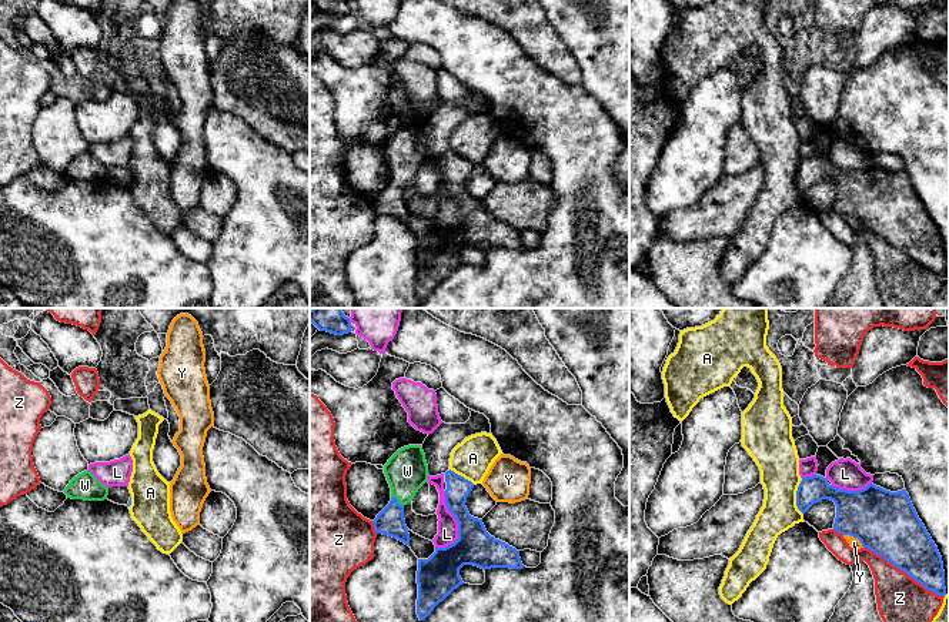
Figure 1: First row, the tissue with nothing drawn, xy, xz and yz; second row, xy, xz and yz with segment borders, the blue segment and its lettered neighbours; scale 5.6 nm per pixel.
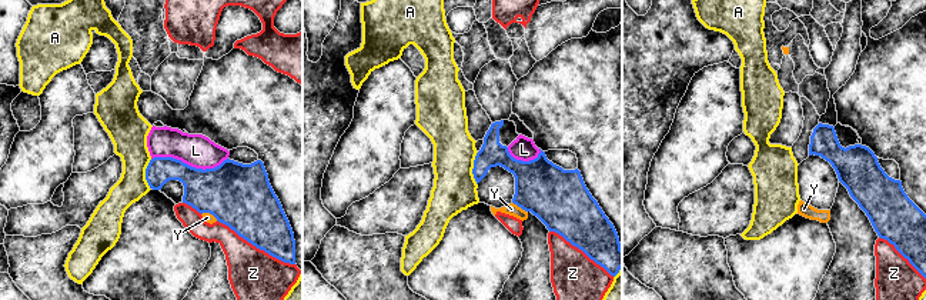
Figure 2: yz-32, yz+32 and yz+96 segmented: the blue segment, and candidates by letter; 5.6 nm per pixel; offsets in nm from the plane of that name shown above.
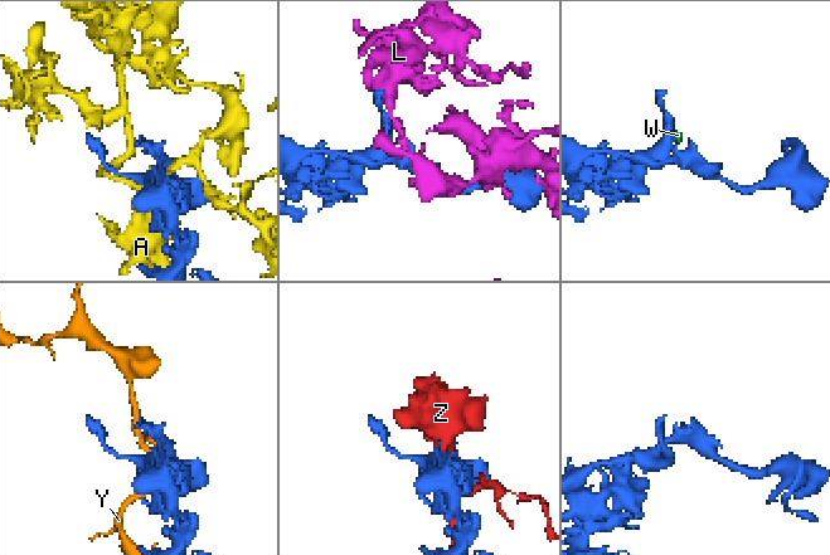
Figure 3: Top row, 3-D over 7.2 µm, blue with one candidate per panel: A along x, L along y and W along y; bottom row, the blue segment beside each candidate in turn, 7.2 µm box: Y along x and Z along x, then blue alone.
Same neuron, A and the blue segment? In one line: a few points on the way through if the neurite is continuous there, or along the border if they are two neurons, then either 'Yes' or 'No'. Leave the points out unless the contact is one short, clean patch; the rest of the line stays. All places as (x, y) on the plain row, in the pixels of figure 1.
Yes

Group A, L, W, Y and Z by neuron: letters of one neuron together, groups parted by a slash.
A W / L / Y / Z

